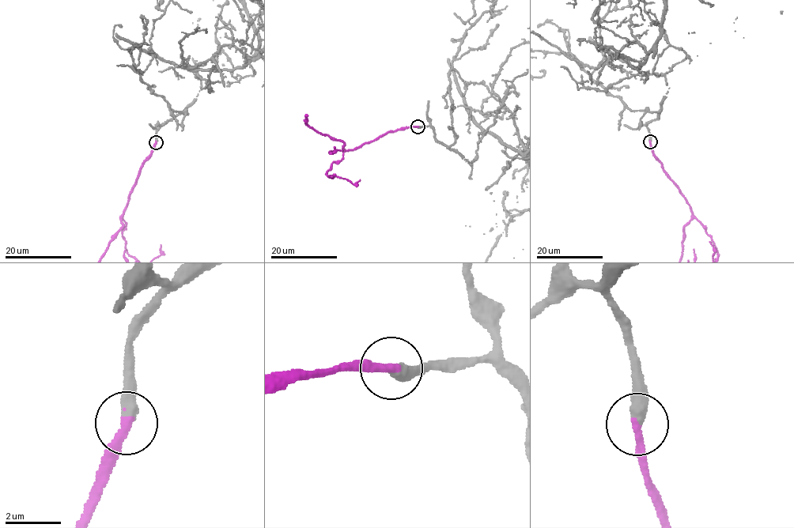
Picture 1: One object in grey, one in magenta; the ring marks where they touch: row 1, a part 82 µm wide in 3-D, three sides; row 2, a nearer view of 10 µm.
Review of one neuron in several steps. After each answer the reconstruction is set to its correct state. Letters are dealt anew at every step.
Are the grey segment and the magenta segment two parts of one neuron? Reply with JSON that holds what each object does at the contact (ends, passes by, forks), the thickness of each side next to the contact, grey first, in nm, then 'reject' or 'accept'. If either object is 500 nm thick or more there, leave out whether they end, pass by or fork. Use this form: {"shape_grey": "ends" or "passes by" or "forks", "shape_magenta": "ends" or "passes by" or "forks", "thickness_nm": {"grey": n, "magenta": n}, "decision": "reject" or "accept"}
{"shape_grey": "ends", "shape_magenta": "ends", "thickness_nm": {"grey": 460, "magenta": 320}, "decision": "accept"}

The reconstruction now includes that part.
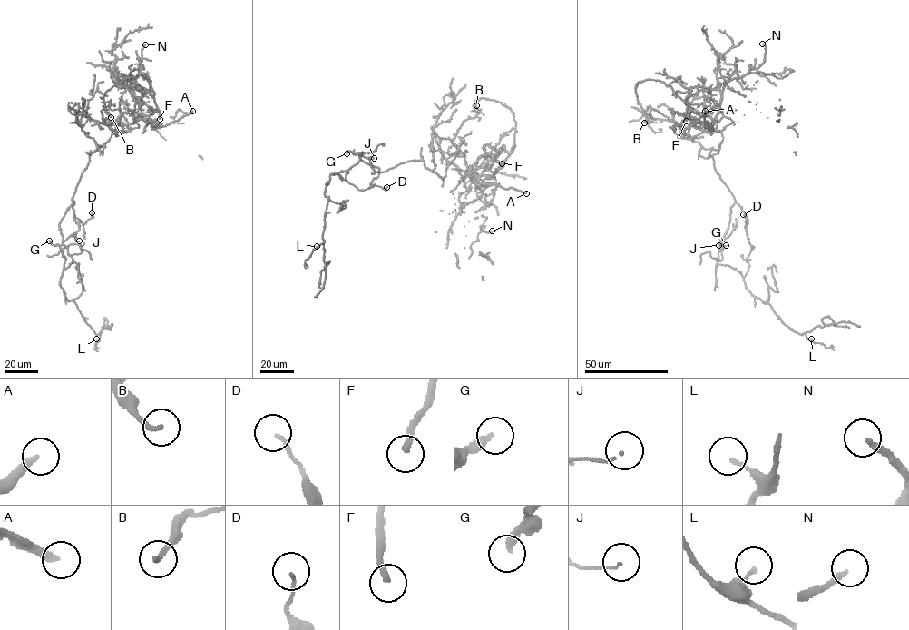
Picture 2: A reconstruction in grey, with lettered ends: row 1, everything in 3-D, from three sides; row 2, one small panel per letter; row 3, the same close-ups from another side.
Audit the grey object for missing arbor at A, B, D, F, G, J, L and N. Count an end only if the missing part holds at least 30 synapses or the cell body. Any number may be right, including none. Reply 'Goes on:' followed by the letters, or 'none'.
Goes on: A, B, F, N

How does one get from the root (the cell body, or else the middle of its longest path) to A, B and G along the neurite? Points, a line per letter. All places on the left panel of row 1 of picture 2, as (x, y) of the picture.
A: (86, 167), (91, 153), (109, 139), (111, 124), (128, 124), (141, 117), (152, 127), (165, 126), (192, 111)
B: (86, 167), (111, 124), (140, 113), (130, 85), (153, 98), (143, 76), (106, 92), (111, 117)
G: (86, 167), (72, 198), (73, 203), (59, 223), (63, 243), (53, 245), (49, 241)

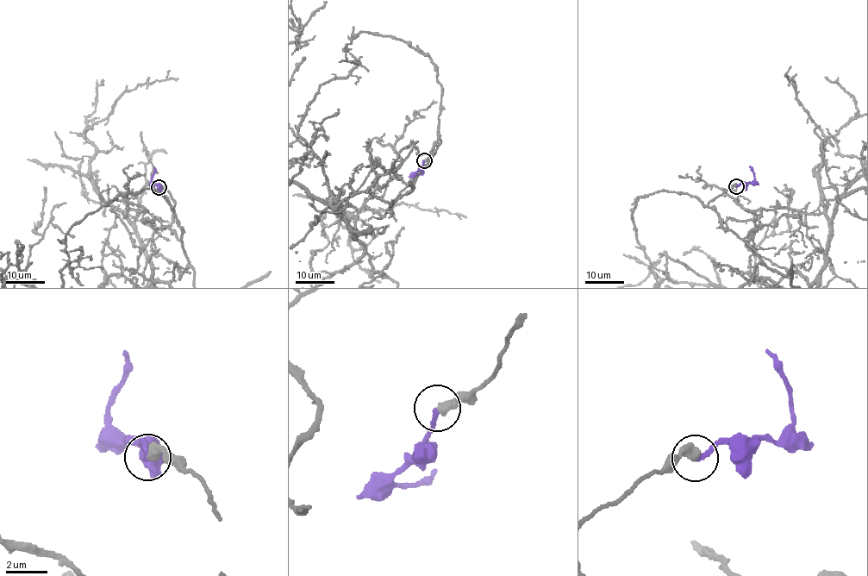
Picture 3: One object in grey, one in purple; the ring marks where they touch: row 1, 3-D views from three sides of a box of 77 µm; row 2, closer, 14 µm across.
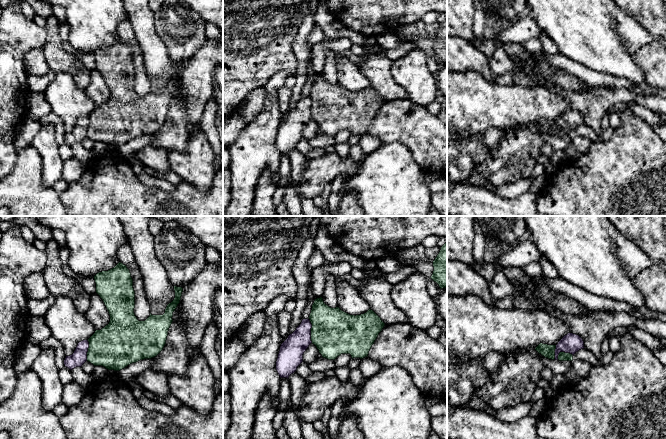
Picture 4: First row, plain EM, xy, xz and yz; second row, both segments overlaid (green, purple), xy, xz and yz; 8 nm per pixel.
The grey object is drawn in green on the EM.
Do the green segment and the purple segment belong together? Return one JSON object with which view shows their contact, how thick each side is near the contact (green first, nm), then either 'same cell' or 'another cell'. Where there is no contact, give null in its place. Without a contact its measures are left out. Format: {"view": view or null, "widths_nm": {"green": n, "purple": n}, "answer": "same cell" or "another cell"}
{"view": "xz", "widths_nm": {"green": 360, "purple": 190}, "answer": "another cell"}

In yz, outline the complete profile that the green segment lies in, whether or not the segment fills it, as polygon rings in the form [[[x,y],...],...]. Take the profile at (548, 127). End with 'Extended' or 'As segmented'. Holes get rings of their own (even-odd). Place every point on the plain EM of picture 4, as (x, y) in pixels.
[[[540,119],[535,126],[541,130],[542,132],[544,132],[545,134],[554,136],[555,135],[555,125],[556,125],[556,121],[548,121],[548,120],[543,120]]]. As segmented

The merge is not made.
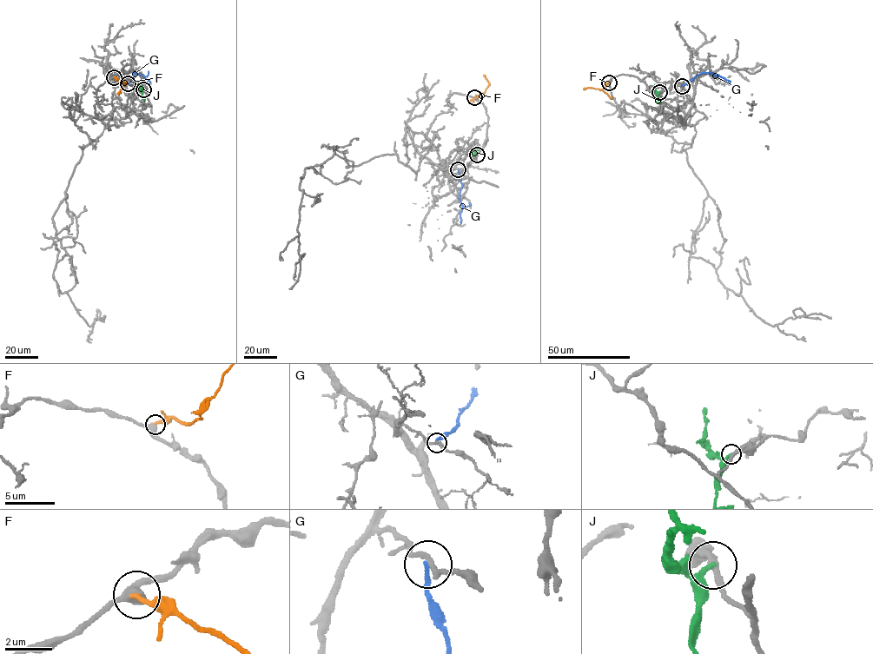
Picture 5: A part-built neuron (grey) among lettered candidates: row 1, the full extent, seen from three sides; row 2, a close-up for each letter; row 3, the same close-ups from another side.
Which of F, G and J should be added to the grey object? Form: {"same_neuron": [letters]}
{"same_neuron": ["F"]}

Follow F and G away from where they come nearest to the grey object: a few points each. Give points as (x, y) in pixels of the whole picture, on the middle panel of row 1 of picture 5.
F: (474, 97), (482, 96), (489, 83), (483, 75)
G: (458, 169), (462, 185), (459, 200), (462, 206), (460, 221)

